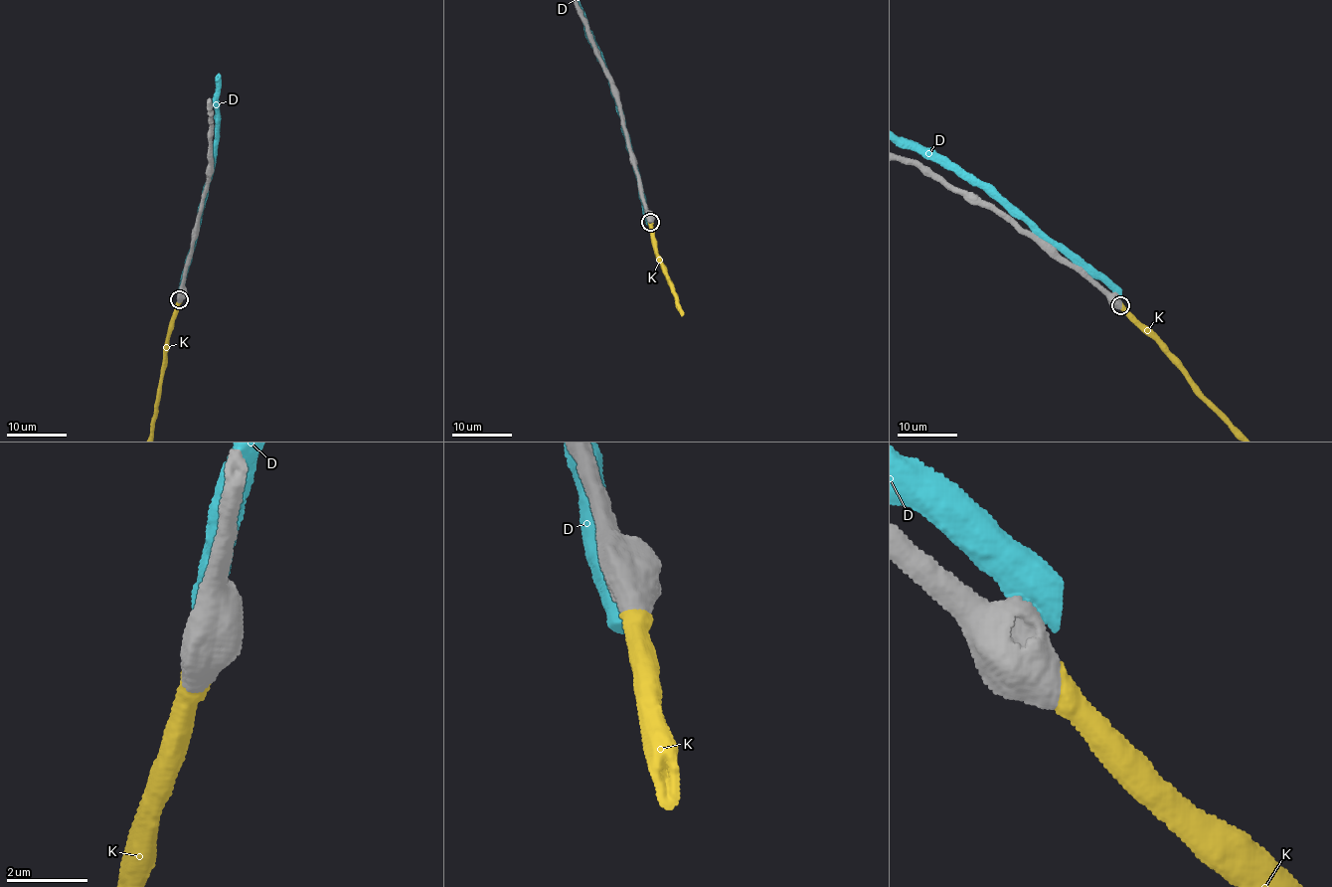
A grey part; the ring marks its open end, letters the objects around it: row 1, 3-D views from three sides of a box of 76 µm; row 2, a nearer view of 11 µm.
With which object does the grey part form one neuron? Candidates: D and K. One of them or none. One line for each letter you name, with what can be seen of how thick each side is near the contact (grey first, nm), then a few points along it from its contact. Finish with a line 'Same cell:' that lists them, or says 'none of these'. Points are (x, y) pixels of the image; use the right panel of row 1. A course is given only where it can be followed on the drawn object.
K: calibres 800 and 550 nm
Same cell: K

